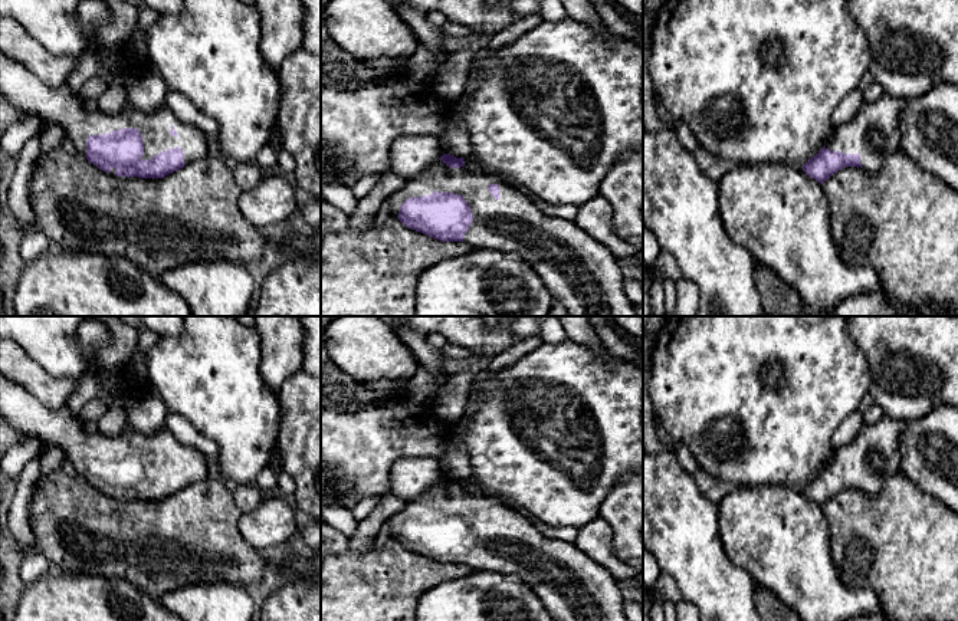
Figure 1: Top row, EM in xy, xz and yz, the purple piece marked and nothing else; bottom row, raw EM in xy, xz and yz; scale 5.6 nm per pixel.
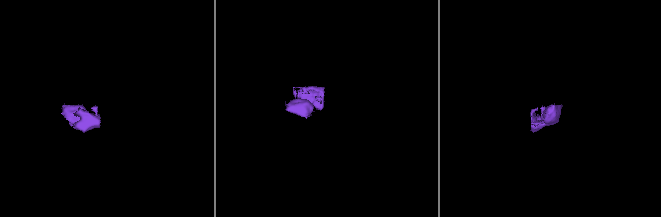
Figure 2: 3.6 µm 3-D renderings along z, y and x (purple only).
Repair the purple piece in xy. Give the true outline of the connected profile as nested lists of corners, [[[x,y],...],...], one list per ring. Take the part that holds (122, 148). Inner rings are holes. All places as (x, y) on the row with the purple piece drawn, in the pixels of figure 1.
[[[0,50],[0,93],[20,112],[36,114],[59,125],[78,152],[105,172],[118,177],[163,178],[209,155],[209,138],[199,128],[180,121],[167,106],[145,114],[131,104],[118,114],[102,114],[83,104],[68,85],[52,88],[32,70]]]

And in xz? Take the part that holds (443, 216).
[[[443,154],[388,198],[391,216],[406,227],[440,242],[518,253],[541,276],[568,316],[637,316],[624,293],[620,259],[574,221],[544,214],[522,188],[489,172],[470,172],[462,158]]]

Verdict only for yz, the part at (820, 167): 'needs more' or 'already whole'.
needs more

